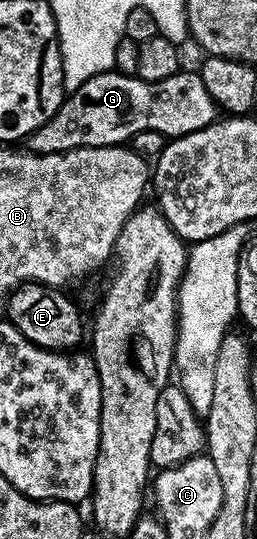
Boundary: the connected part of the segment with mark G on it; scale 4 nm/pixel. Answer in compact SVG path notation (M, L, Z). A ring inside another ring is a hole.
M109 71L94 75L82 87L71 90L52 118L26 138L26 145L34 153L65 153L71 149L124 145L138 131L147 129L156 129L171 139L198 131L217 117L218 106L210 99L199 72L181 71L170 75L170 79L143 81L135 75Z

